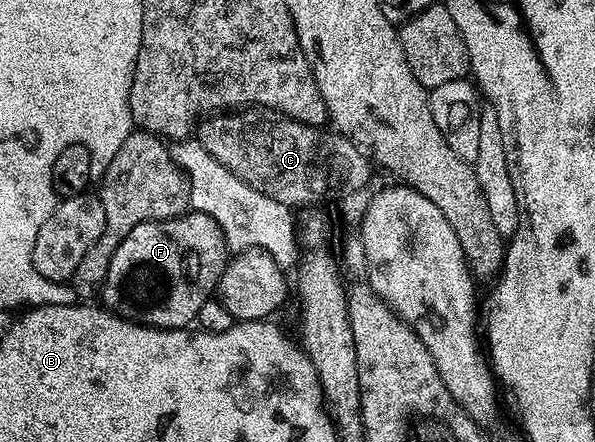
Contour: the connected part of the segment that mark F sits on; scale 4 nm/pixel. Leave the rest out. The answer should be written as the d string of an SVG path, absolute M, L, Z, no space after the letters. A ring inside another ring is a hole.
M188 212L165 222L146 222L133 228L113 252L107 278L103 281L101 302L112 314L159 331L181 330L196 321L202 305L212 301L219 278L229 261L226 238L209 215Z

